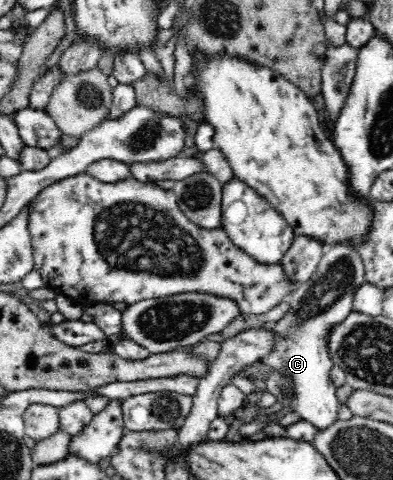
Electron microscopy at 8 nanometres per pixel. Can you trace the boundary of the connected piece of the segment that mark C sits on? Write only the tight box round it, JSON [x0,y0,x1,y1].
[261,243,365,430]

